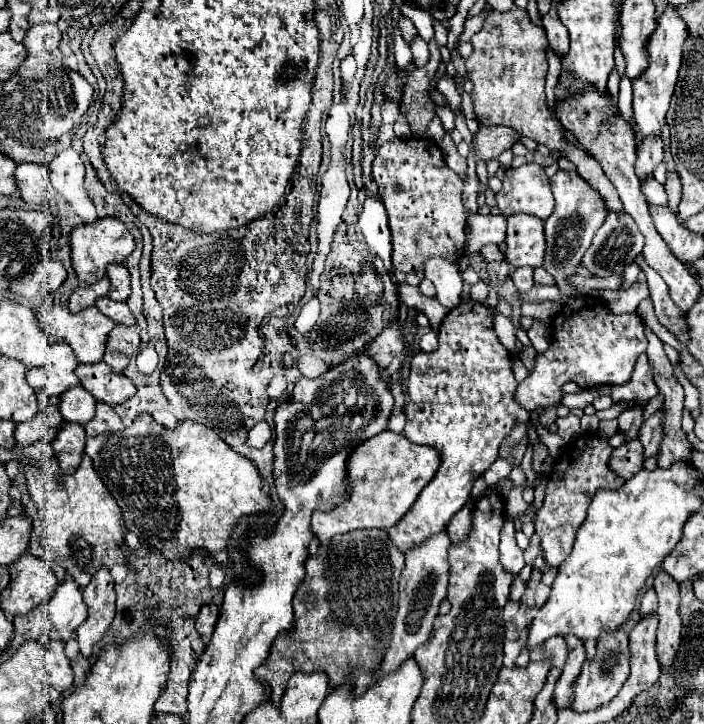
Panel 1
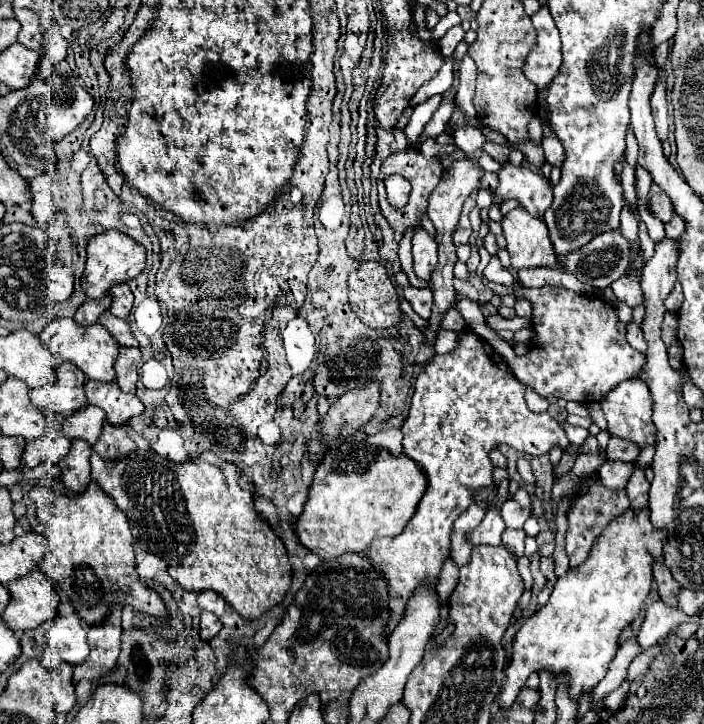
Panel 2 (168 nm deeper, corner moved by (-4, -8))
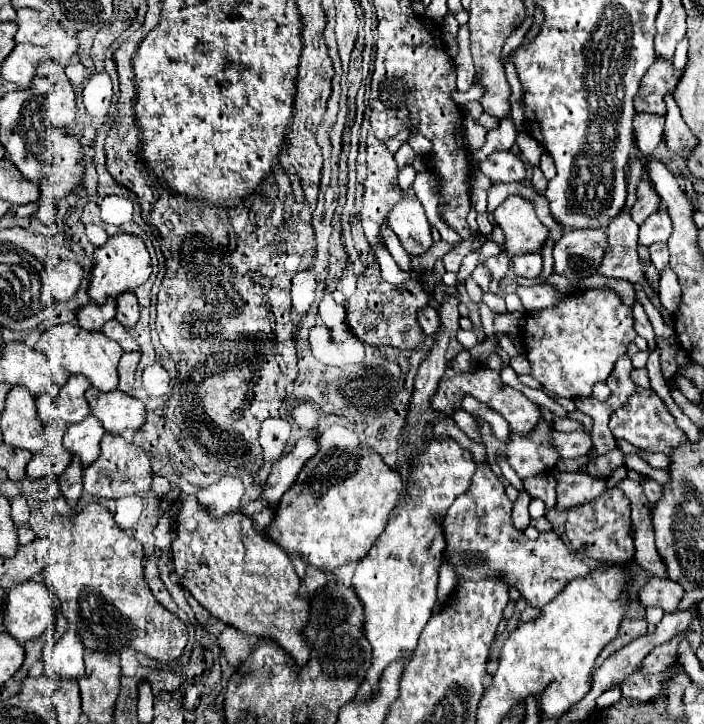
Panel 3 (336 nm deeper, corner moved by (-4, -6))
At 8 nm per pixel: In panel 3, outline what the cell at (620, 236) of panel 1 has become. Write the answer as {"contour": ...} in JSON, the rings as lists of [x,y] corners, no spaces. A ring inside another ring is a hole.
{"contour":[[[569,230],[553,246],[555,272],[583,280],[599,270],[605,252],[607,234],[603,230]]]}

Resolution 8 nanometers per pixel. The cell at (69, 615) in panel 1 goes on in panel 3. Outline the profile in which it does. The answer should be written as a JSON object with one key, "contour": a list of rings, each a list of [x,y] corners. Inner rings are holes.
{"contour":[[[67,630],[53,646],[51,654],[45,654],[47,674],[57,674],[63,678],[79,678],[85,674],[83,662],[83,642],[81,636],[73,630]]]}

